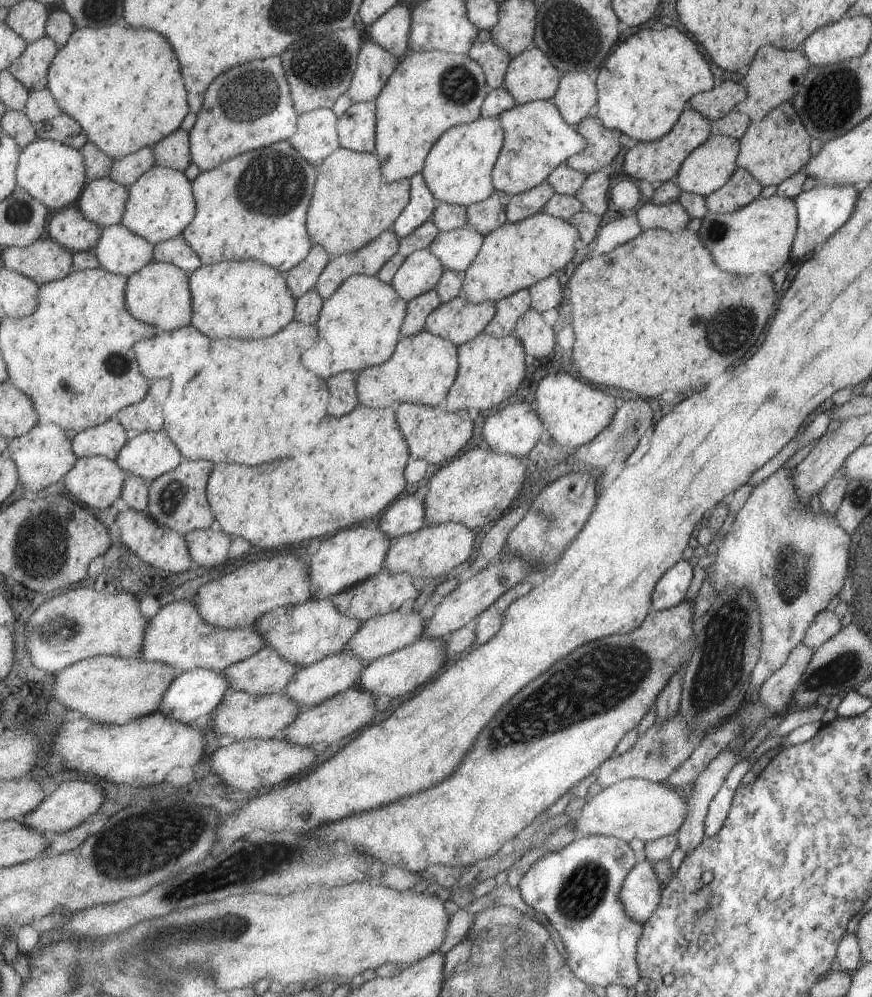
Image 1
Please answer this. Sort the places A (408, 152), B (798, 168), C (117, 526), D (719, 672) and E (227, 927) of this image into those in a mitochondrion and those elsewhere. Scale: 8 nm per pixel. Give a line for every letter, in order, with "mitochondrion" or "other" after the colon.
A: other
B: other
C: other
D: mitochondrion
E: mitochondrion

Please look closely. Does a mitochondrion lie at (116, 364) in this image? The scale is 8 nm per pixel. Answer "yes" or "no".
yes

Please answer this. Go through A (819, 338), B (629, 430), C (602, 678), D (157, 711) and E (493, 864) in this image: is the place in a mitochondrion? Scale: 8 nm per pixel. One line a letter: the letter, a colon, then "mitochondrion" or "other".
A: other
B: mitochondrion
C: mitochondrion
D: other
E: other

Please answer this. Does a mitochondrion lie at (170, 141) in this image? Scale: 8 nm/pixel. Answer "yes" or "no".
no

